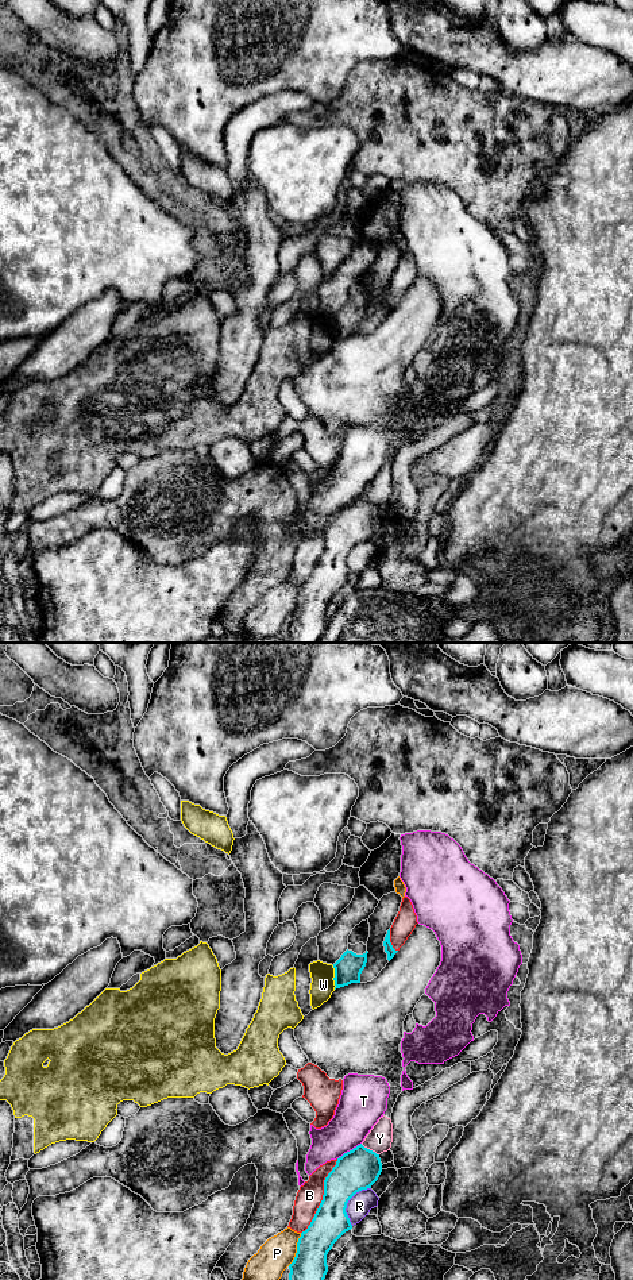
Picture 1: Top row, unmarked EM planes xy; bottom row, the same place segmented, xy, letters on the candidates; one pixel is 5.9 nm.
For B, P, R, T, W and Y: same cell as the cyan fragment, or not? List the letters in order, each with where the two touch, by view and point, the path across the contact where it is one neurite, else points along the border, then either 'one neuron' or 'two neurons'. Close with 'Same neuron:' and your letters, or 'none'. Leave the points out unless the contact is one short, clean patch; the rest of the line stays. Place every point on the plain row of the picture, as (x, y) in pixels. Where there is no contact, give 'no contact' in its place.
B: contact xy (323, 548); two neurons
P: contact xy (297, 601); two neurons
R: contact xy (347, 554); two neurons
T: contact xy (350, 502); two neurons
W: contact xy (334, 330); border xy (332, 317), (335, 340); two neurons
Y: contact xy (369, 501); two neurons
Same neuron: none

